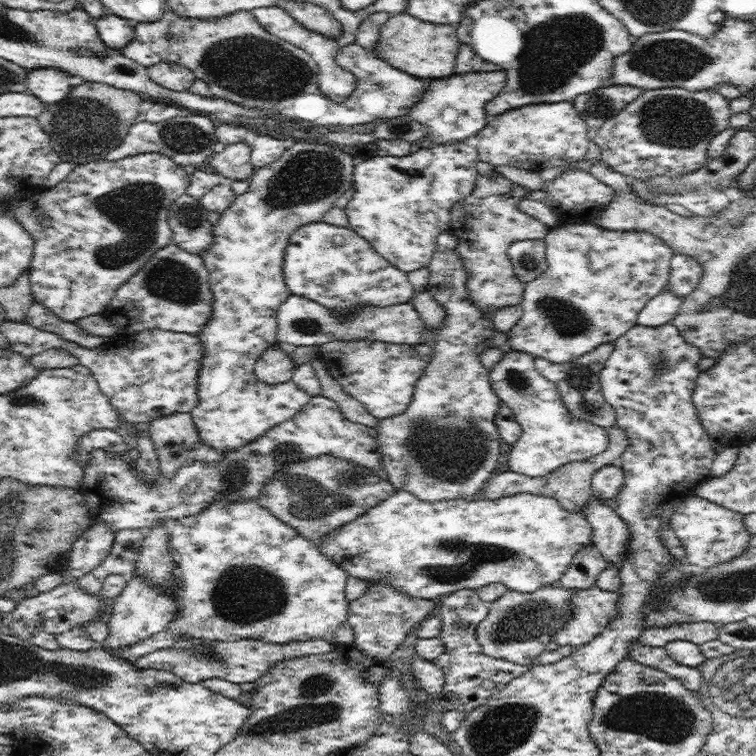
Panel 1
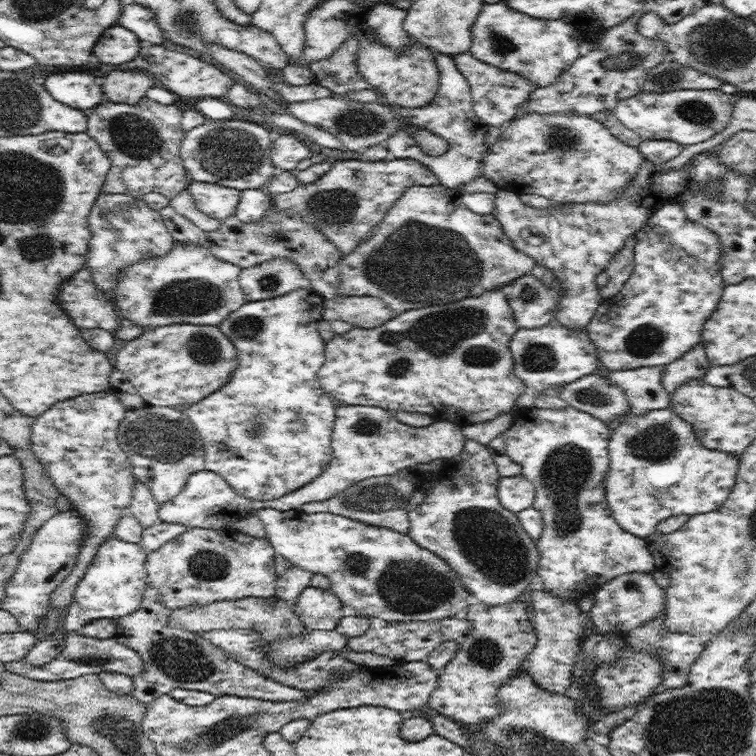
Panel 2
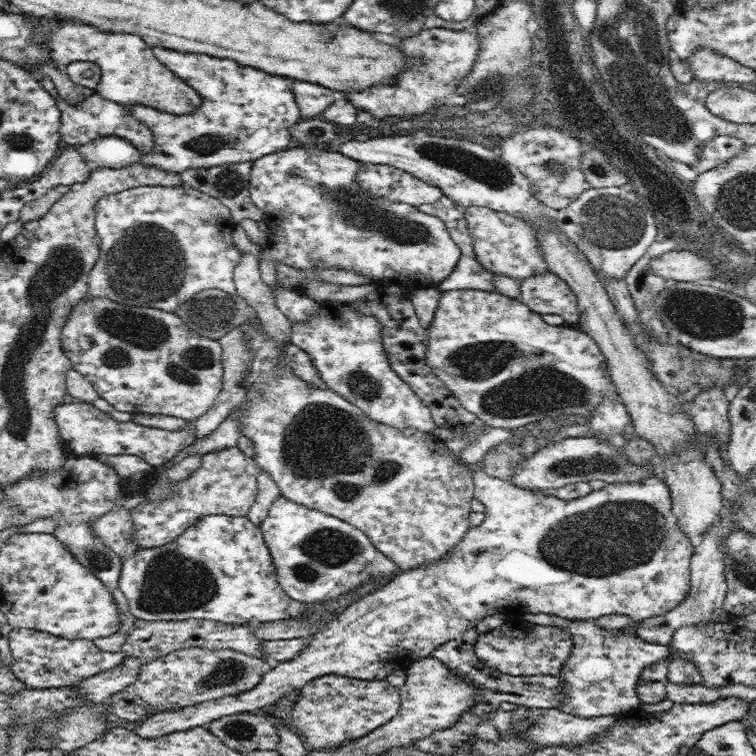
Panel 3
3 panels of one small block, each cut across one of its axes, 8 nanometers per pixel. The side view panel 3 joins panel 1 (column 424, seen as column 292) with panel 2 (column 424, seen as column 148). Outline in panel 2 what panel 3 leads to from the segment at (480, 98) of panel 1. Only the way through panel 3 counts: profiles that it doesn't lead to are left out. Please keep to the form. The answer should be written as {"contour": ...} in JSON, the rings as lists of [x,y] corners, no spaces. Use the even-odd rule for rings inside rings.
{"contour":[[[435,52],[436,64],[439,68],[439,89],[432,103],[424,107],[400,108],[388,104],[379,88],[372,88],[380,95],[380,102],[392,109],[394,113],[409,120],[409,124],[417,128],[426,128],[432,134],[445,138],[448,143],[448,150],[441,155],[427,155],[417,143],[415,136],[406,129],[398,129],[390,138],[384,142],[392,158],[413,159],[420,161],[427,166],[437,177],[439,183],[446,188],[459,189],[463,184],[474,180],[476,176],[483,175],[483,160],[488,153],[485,147],[488,125],[483,123],[478,115],[474,114],[472,108],[472,95],[470,83],[467,78],[458,70],[453,55]]]}

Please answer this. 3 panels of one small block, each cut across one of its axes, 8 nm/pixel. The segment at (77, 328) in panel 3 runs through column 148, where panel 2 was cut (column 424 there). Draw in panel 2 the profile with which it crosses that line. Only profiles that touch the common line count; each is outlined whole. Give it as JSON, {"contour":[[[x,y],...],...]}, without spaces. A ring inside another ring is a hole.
{"contour":[[[495,288],[488,290],[480,297],[471,296],[464,300],[457,300],[450,304],[432,305],[426,308],[418,308],[408,310],[397,314],[392,320],[385,322],[382,326],[368,329],[352,327],[344,334],[335,334],[325,346],[325,361],[317,371],[317,377],[320,386],[332,397],[345,402],[347,405],[366,405],[379,406],[384,410],[395,411],[404,410],[404,412],[420,412],[420,414],[428,414],[434,421],[454,421],[461,426],[464,424],[488,422],[494,420],[496,416],[503,412],[511,413],[518,410],[517,400],[519,396],[525,394],[525,384],[521,378],[513,374],[514,359],[510,350],[510,341],[518,330],[517,322],[512,307],[508,304],[503,289]]]}

